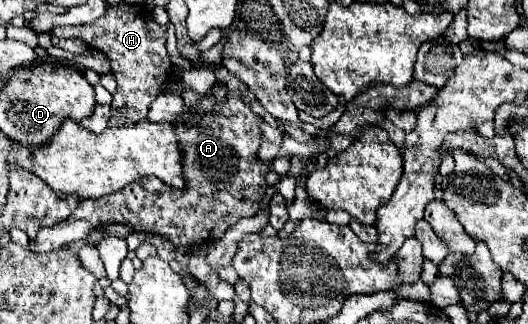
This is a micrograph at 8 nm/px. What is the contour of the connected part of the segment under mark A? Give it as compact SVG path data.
M213 87L207 89L205 97L199 101L197 107L187 107L185 113L187 113L185 121L175 121L171 125L175 125L179 147L183 149L183 175L187 177L187 189L171 189L169 185L163 185L163 181L159 181L157 177L141 177L139 181L133 181L131 185L127 185L127 189L121 189L119 193L81 201L77 210L67 219L59 221L51 229L41 229L37 233L37 239L29 241L27 247L33 253L53 251L77 239L85 239L99 225L121 223L121 225L131 225L135 231L159 233L161 237L167 237L177 249L189 251L189 249L203 247L211 241L217 241L239 219L253 217L259 211L259 203L265 197L265 191L267 191L265 175L269 173L269 165L263 165L263 161L255 161L255 153L263 143L263 133L259 129L259 125L263 123L263 117L253 113L251 105L243 101L239 91L229 91L225 101L217 101L213 95Z

